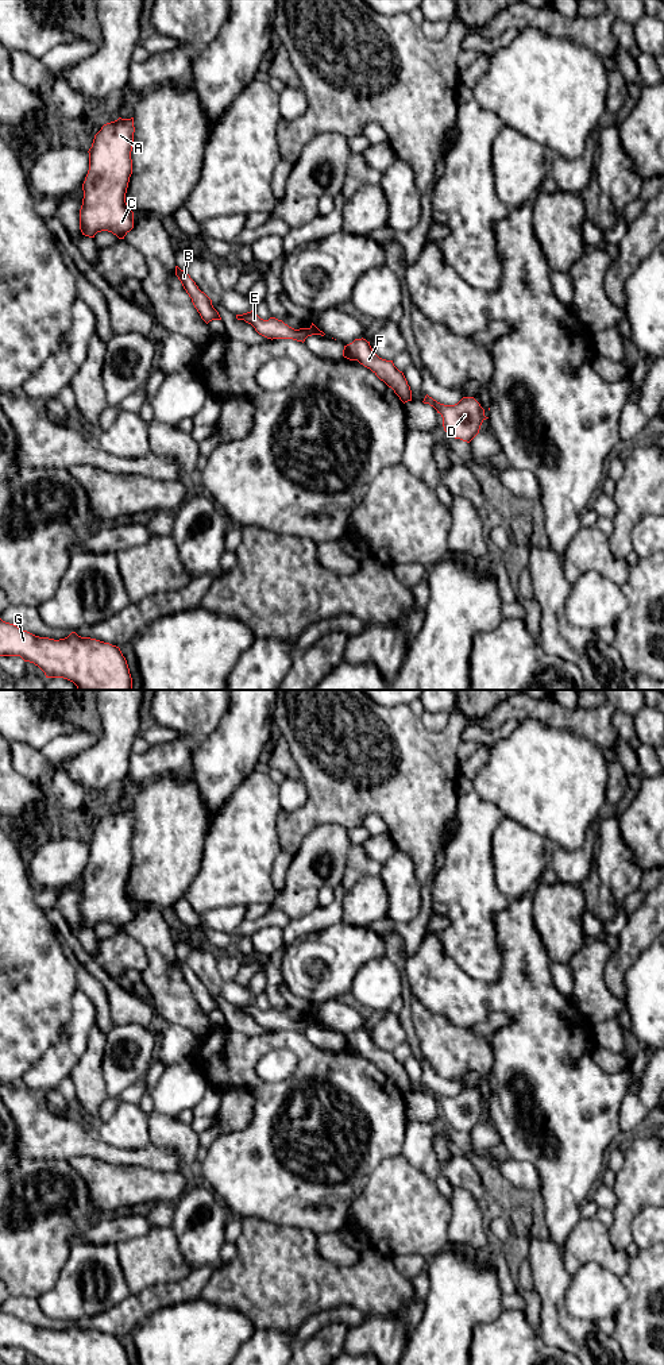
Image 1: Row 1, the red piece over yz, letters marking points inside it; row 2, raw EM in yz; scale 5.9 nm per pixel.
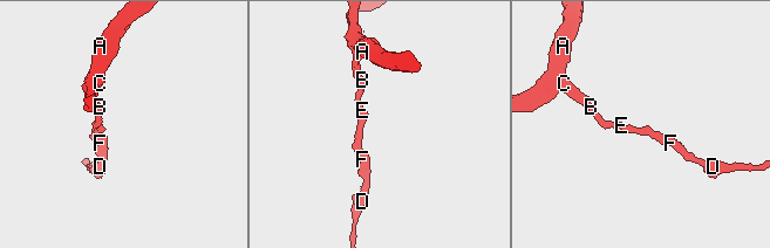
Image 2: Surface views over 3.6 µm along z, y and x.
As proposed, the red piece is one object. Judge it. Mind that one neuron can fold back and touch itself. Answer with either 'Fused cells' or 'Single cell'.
Fused cells

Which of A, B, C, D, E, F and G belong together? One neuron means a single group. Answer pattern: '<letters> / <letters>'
A B C E G / D F

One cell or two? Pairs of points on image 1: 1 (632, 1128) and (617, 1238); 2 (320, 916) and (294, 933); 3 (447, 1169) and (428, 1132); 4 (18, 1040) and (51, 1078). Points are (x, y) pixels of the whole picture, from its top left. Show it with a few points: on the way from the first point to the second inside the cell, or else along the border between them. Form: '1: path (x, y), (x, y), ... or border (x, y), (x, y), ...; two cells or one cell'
1: border (643, 1130), (633, 1136); two cells
2: path (313, 921), (301, 926); one cell
3: border (437, 1163), (439, 1171); two cells
4: border (57, 1036), (57, 1040), (22, 1078); two cells

